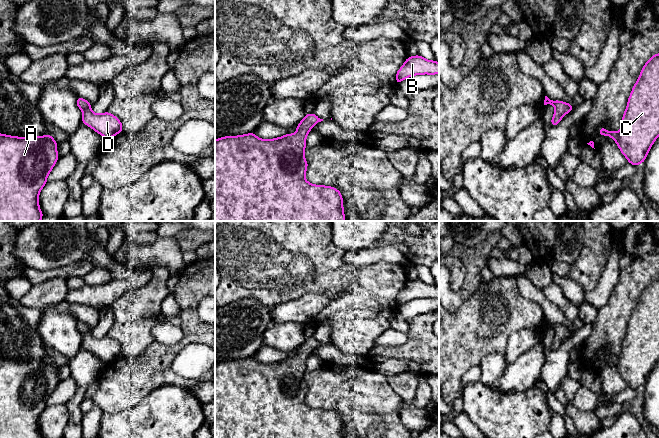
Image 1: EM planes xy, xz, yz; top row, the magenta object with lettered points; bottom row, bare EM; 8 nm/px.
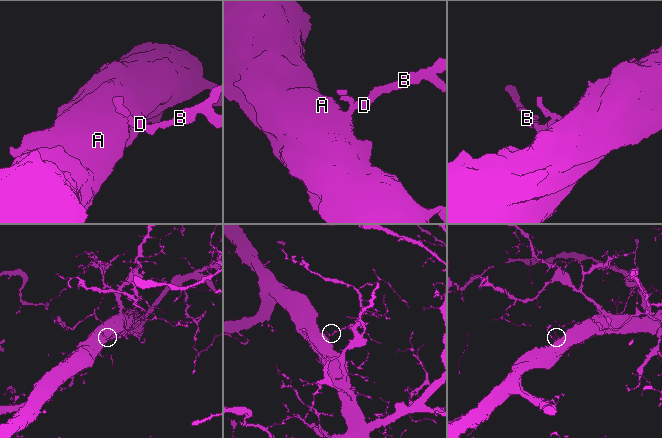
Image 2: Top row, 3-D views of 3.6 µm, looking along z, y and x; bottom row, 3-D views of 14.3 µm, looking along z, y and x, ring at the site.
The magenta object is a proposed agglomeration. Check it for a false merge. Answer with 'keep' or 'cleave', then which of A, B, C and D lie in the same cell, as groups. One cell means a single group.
keep; groups A B C D

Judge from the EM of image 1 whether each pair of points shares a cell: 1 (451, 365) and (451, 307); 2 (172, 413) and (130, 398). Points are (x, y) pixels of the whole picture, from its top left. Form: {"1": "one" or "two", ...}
{"1": "two", "2": "two"}

